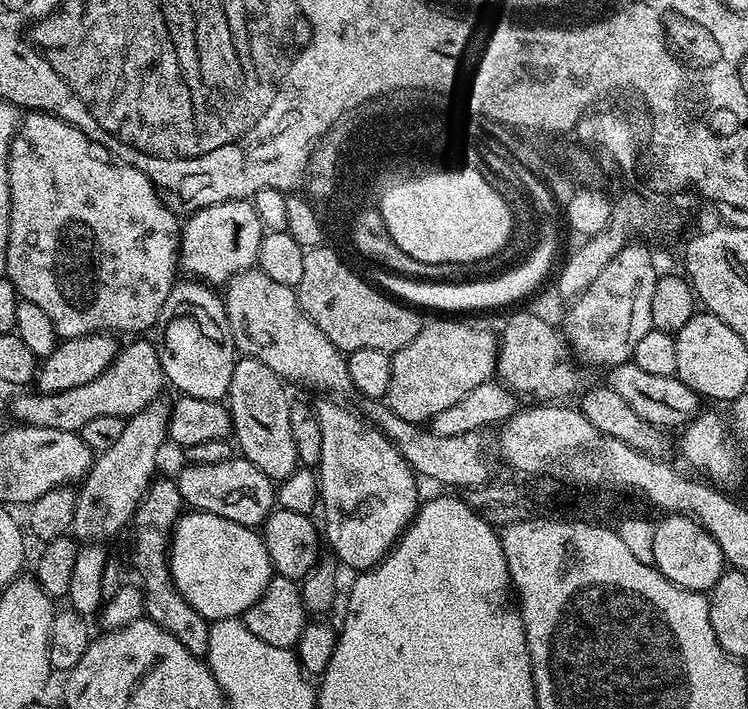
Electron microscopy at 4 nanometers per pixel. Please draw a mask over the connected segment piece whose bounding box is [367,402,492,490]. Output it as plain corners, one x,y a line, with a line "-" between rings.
372,402
367,406
371,423
400,451
402,458
406,458
417,476
433,477
452,490
467,490
489,482
492,468
488,465
488,452
484,449
484,440
480,437
483,435
479,431
467,432
454,438
442,438
427,427
398,418
398,414
394,414
383,403

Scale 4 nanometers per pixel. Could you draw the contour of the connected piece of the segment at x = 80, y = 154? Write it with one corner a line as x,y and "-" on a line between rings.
35,110
29,111
28,116
19,121
18,131
15,136
12,137
12,142
8,146
8,189
10,190
10,222
8,223
8,245
6,246
6,266
3,271
6,273
6,279
16,288
16,292
19,294
20,299
29,300
34,302
34,306
39,306
49,316
50,322
54,322
56,327
57,337
69,340
70,338
78,338
79,336
89,336
95,332
106,332
109,334
121,334
120,332
136,332
132,334
144,334
147,330
155,329
156,319
158,314
162,310
162,302
166,302
166,298
170,294
173,284
178,279
178,253
180,251
180,229
182,227
181,221
178,219
177,213
172,212
166,207
164,201
160,199
159,192
150,182
150,178
146,178
146,174
142,170
138,170
134,166
125,164
123,162
117,162
112,158
105,158
94,147
93,141
88,139
88,136
82,130
78,130
73,124
66,123
65,120
61,120
59,116
50,112
37,112

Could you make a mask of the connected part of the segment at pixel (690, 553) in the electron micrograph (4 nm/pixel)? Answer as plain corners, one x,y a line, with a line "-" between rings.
668,514
654,528
654,567
670,582
686,590
709,593
726,570
726,561
718,542
696,520

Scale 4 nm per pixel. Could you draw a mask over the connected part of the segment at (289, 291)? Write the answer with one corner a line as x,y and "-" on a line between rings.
253,266
228,281
222,299
236,351
241,357
266,362
281,380
309,384
320,394
353,391
347,355
336,348
318,326
314,326
302,310
293,288
274,282
274,278

